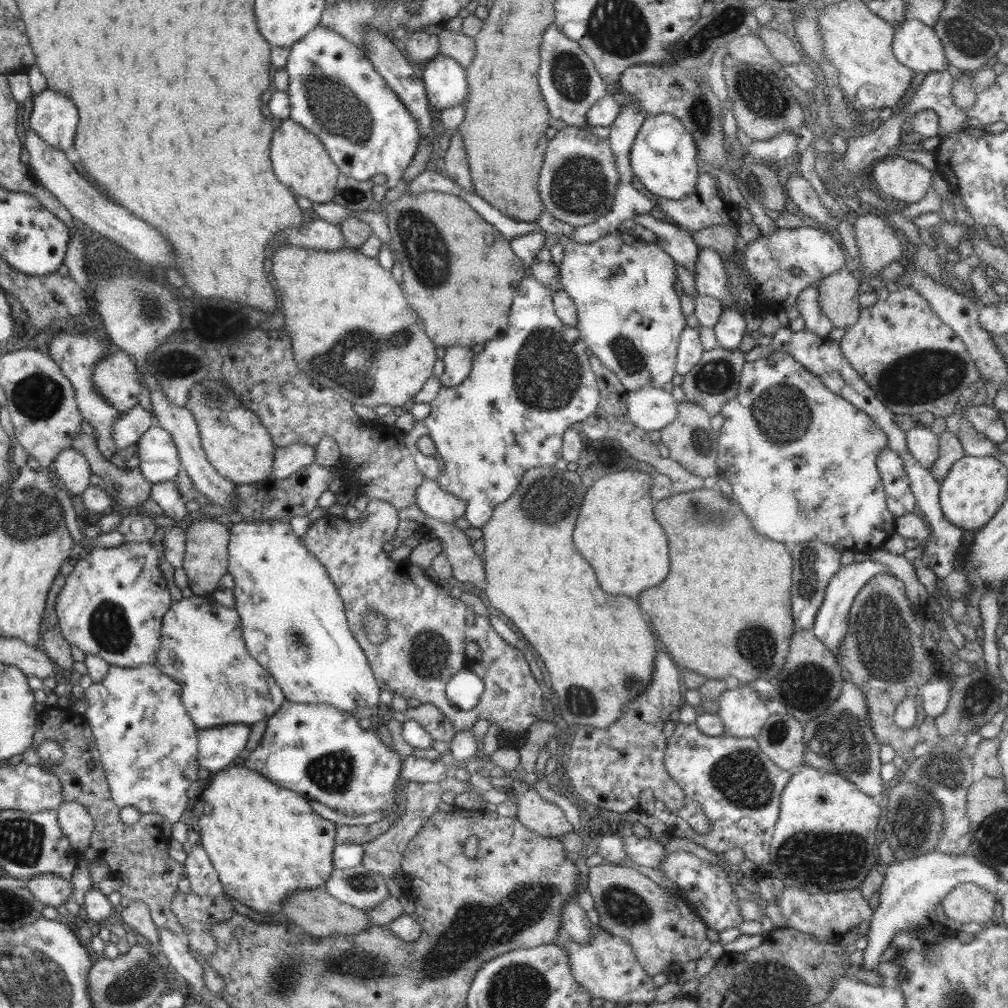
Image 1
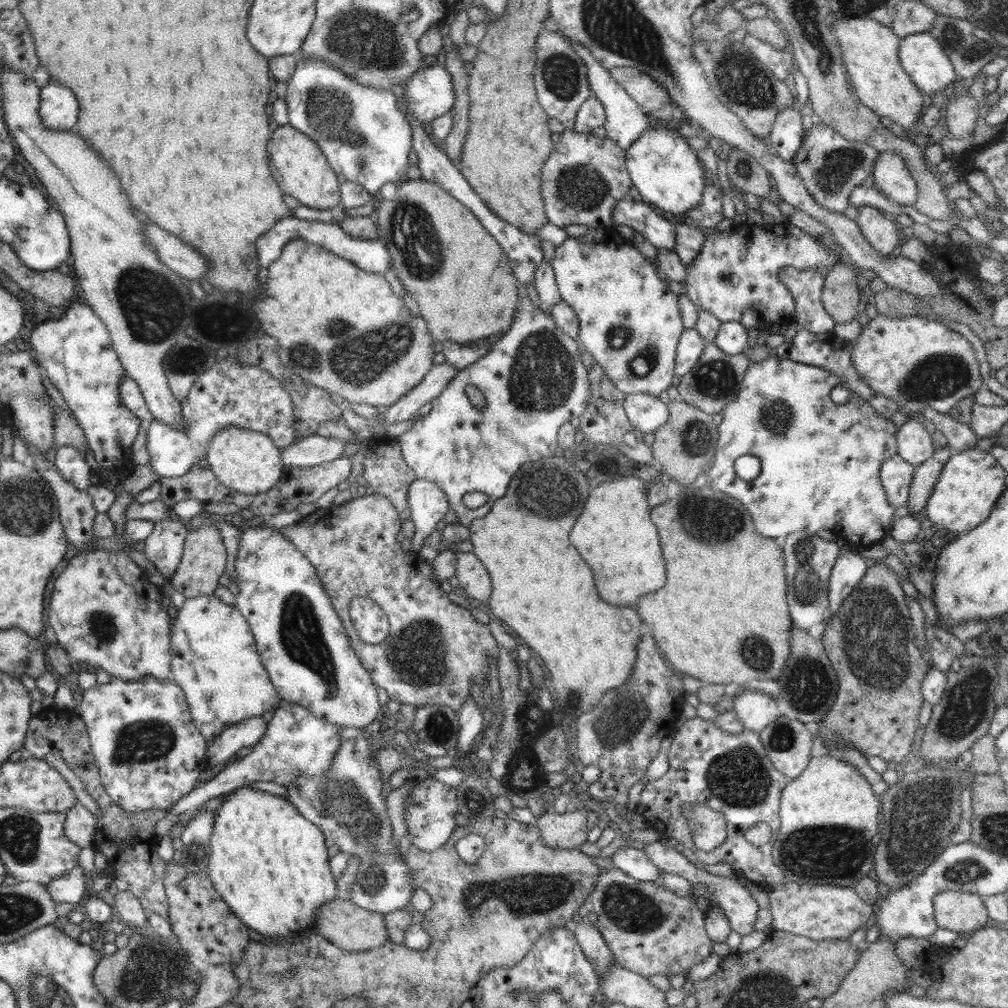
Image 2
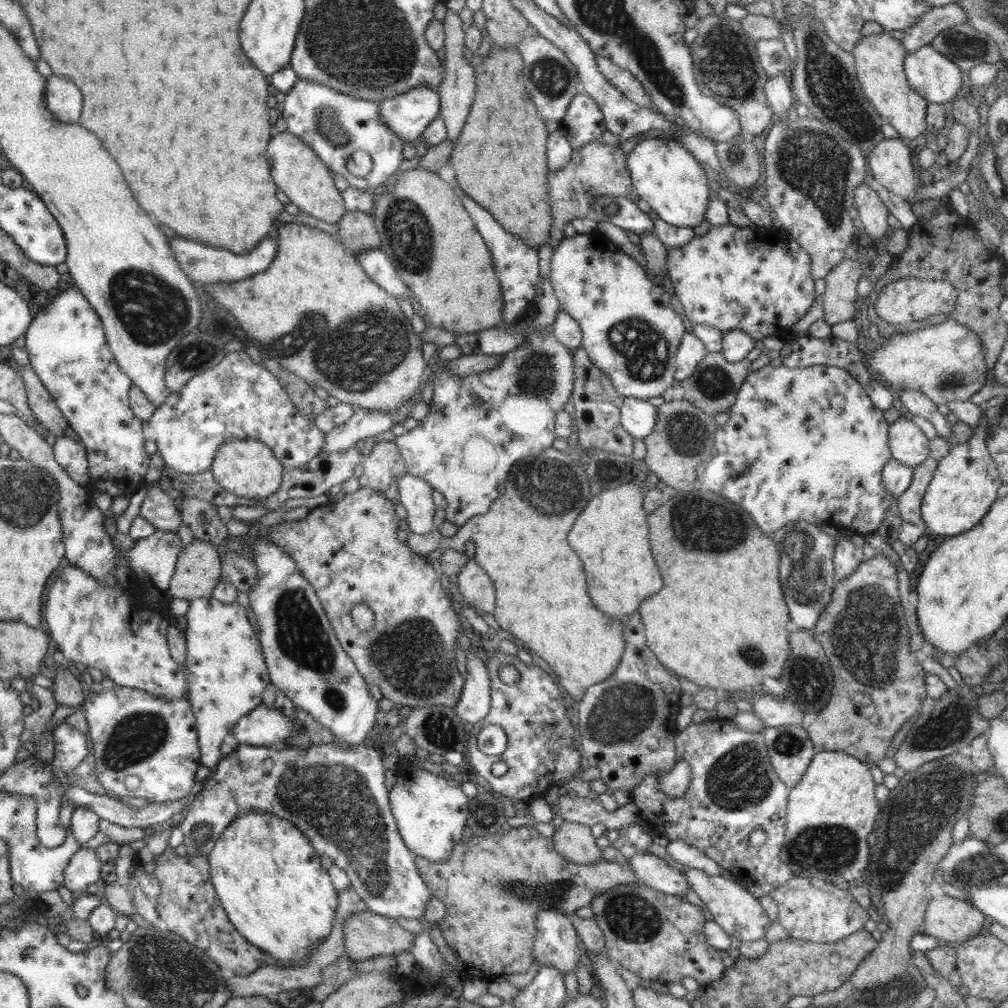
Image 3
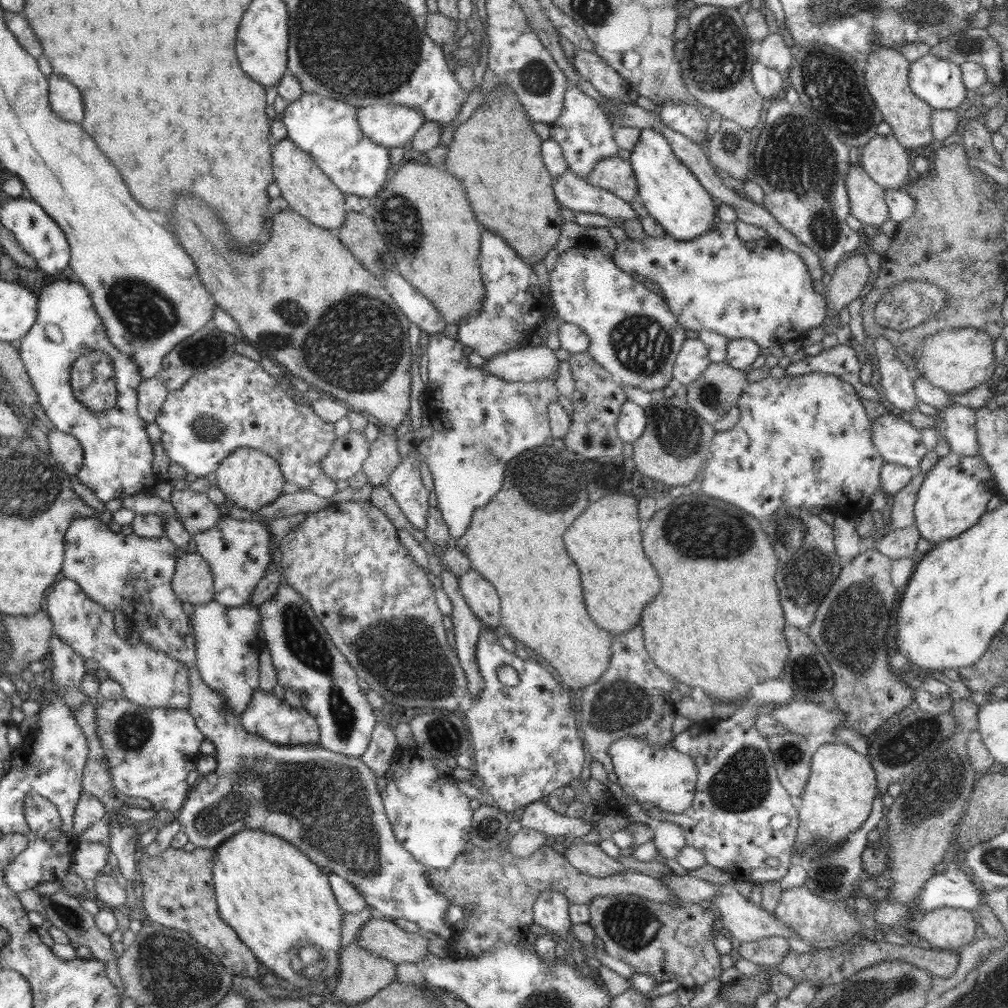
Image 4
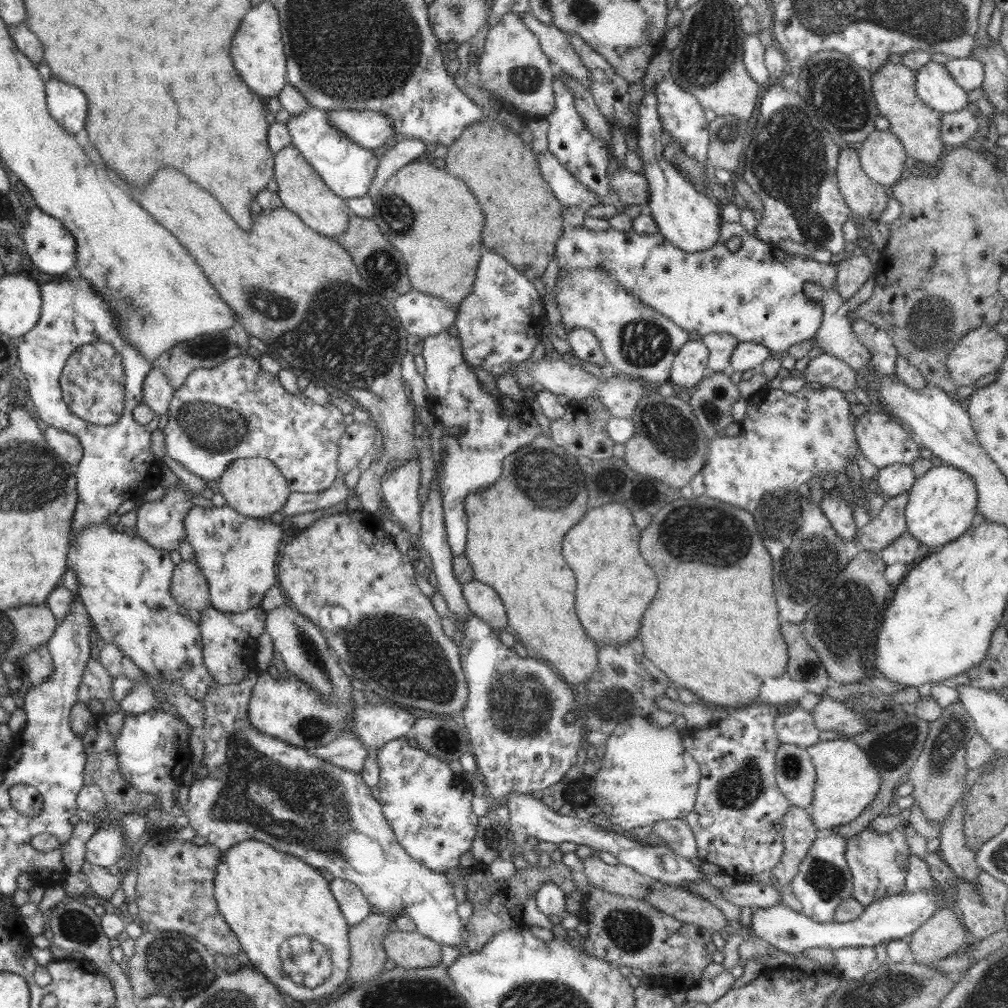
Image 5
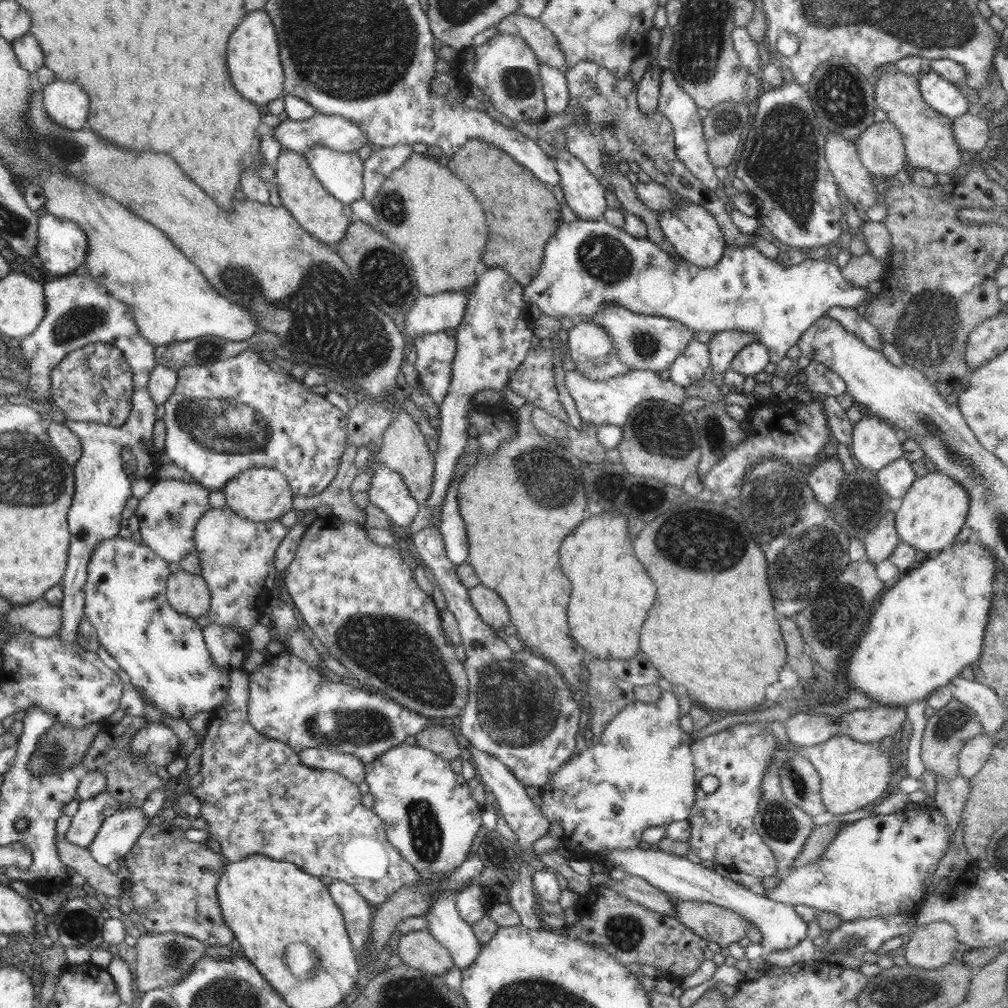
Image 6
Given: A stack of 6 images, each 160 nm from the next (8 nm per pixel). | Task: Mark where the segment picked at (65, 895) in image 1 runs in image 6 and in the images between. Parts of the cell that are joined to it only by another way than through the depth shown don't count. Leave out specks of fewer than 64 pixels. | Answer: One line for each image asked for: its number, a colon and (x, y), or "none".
2: (70, 888)
3: (84, 868)
4: (89, 859)
5: (107, 845)
6: (118, 833)

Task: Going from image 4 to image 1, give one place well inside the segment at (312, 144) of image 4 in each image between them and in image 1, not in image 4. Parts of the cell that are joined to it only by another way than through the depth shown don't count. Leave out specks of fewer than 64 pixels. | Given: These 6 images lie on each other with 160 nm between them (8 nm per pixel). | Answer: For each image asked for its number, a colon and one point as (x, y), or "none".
1: (334, 91)
2: (352, 124)
3: (334, 125)

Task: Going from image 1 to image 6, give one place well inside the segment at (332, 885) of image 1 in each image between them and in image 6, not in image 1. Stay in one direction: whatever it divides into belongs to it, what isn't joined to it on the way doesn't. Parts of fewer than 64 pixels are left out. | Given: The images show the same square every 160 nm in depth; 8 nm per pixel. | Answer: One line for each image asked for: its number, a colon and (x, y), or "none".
2: (347, 805)
3: (334, 793)
4: (325, 804)
5: (260, 788)
6: (257, 797)

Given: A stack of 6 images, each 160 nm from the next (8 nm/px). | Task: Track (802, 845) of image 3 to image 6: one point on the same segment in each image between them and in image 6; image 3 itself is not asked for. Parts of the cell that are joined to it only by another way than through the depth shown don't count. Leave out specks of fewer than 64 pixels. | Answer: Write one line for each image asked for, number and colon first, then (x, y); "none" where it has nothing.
4: (838, 797)
5: (846, 782)
6: (854, 774)

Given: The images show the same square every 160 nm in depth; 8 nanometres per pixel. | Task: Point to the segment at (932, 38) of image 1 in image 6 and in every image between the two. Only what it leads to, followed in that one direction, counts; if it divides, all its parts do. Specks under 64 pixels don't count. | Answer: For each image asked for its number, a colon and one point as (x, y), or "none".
2: (921, 56)
3: (930, 74)
4: (938, 82)
5: (936, 88)
6: (945, 97)

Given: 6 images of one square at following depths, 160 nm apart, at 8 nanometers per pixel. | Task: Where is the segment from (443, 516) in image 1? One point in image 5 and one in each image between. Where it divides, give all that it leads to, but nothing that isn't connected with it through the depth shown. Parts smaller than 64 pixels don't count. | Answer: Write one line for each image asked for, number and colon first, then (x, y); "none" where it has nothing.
2: (428, 503)
3: (415, 495)
4: (405, 484)
5: (399, 487)

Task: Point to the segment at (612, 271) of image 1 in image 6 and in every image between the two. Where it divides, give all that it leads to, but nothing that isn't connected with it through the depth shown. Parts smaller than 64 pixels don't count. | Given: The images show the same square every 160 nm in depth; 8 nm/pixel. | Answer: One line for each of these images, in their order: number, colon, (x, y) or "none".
2: (629, 321)
3: (630, 331)
4: (632, 333)
5: (636, 340)
6: (643, 342)

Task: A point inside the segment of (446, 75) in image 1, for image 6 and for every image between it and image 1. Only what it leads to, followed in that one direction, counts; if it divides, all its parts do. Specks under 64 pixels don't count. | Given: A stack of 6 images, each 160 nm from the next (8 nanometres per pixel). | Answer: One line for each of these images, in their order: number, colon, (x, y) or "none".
2: (429, 92)
3: (408, 115)
4: (389, 125)
5: (370, 130)
6: (338, 133)

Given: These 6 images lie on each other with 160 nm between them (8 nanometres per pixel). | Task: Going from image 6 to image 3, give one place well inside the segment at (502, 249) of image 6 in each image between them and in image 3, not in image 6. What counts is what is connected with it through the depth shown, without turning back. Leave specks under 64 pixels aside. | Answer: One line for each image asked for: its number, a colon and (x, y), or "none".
3: (504, 135)
4: (513, 196)
5: (524, 219)

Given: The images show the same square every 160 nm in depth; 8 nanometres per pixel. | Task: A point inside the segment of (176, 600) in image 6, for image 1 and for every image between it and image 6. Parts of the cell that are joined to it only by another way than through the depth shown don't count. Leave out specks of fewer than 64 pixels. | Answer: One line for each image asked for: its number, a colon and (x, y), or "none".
1: (206, 560)
2: (203, 561)
3: (198, 569)
4: (192, 582)
5: (190, 589)

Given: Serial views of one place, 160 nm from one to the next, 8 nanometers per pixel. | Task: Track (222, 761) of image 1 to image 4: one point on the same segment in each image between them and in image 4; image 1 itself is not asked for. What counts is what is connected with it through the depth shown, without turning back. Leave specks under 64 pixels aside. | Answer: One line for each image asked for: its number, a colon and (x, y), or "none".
2: (247, 733)
3: (263, 726)
4: (266, 716)

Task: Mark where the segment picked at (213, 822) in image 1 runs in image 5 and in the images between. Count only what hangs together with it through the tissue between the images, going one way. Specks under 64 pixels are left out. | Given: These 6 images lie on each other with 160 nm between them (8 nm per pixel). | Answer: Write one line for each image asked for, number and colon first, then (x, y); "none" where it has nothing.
2: (270, 865)
3: (268, 878)
4: (273, 896)
5: (265, 896)

